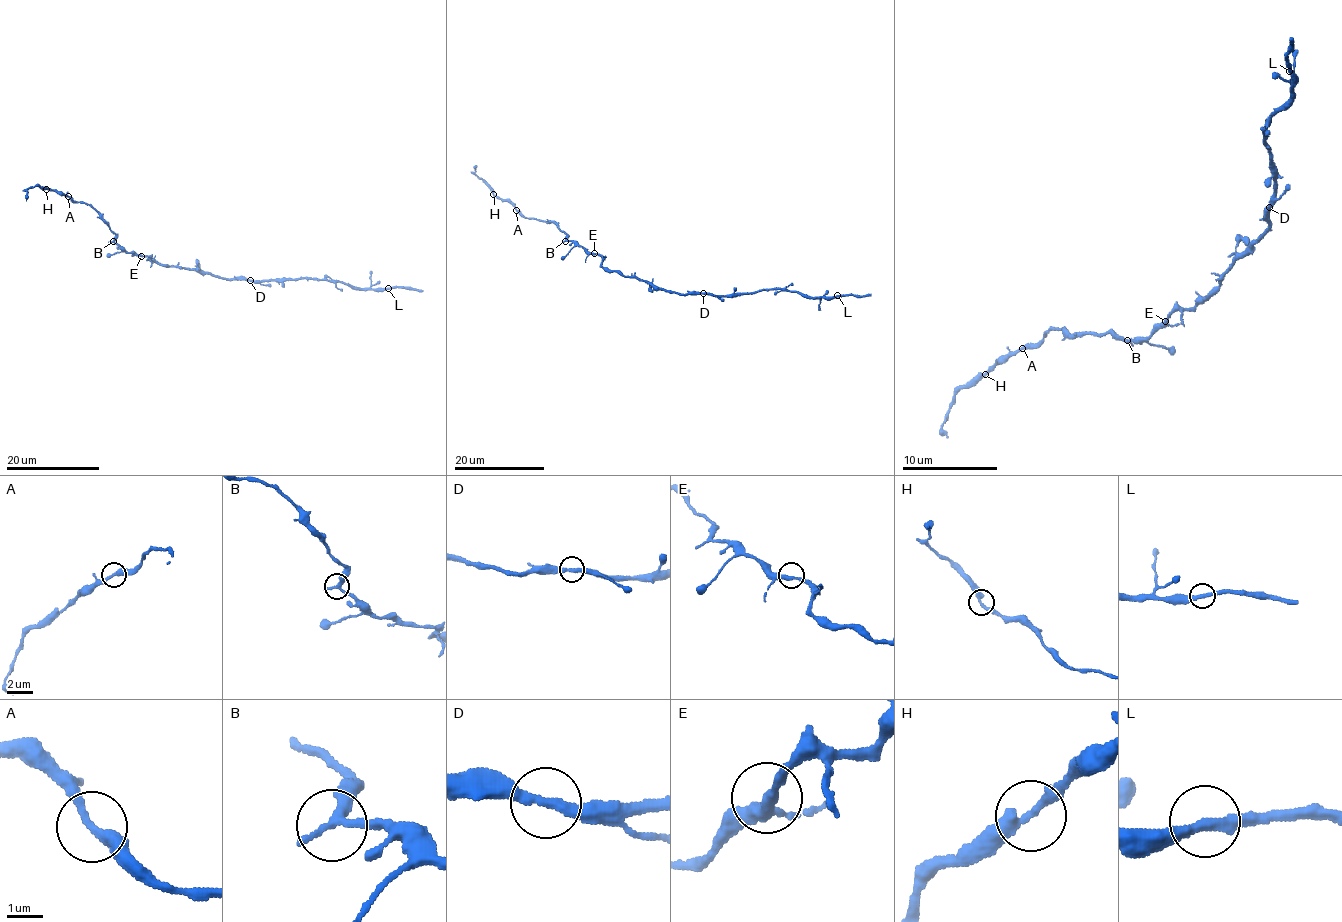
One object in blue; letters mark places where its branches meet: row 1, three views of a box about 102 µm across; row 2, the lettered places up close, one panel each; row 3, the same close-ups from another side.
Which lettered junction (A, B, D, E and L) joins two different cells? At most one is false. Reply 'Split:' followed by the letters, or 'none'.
Split: none

